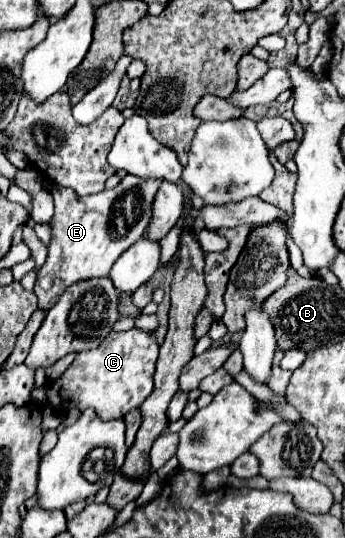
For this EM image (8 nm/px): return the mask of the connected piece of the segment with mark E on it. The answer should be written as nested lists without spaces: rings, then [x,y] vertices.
[[[127,174],[113,190],[103,190],[91,196],[79,196],[71,188],[53,186],[55,216],[51,226],[55,230],[47,262],[37,270],[35,294],[39,308],[49,310],[53,302],[77,280],[107,276],[113,262],[135,244],[153,216],[153,200],[163,184],[163,178],[139,178]]]

